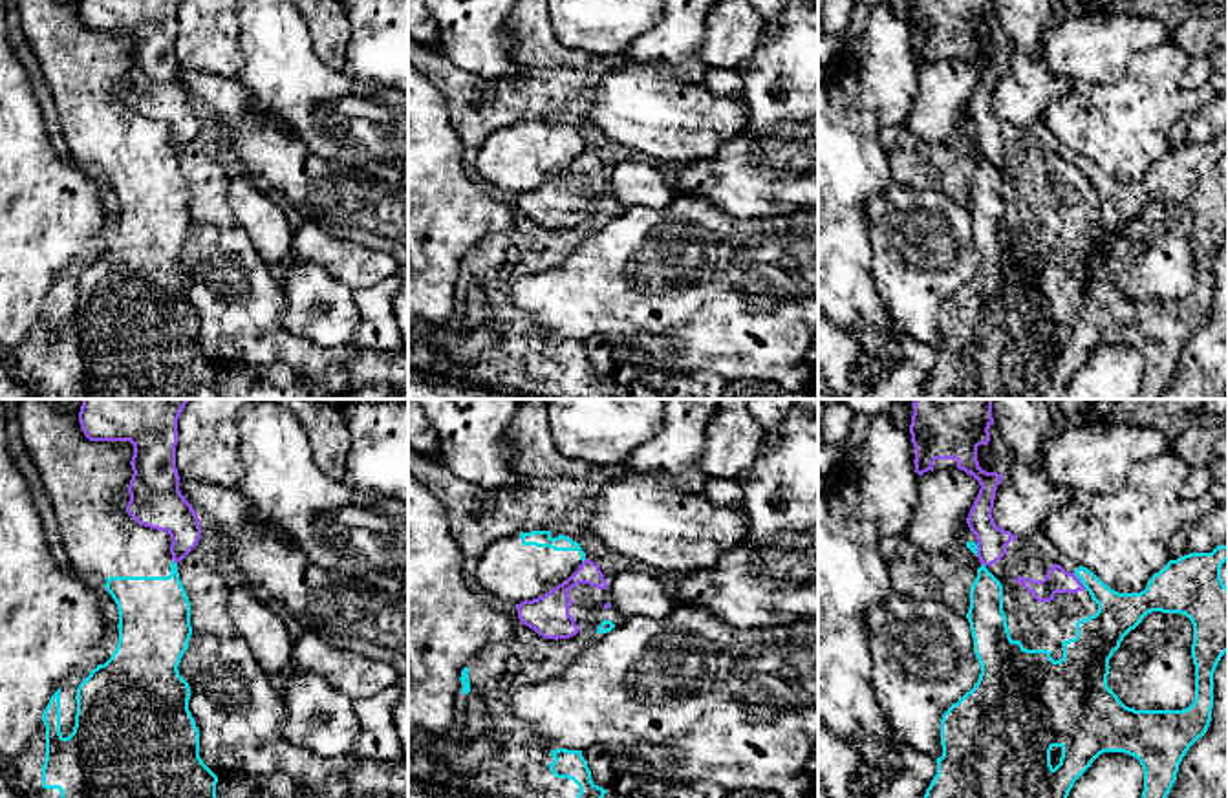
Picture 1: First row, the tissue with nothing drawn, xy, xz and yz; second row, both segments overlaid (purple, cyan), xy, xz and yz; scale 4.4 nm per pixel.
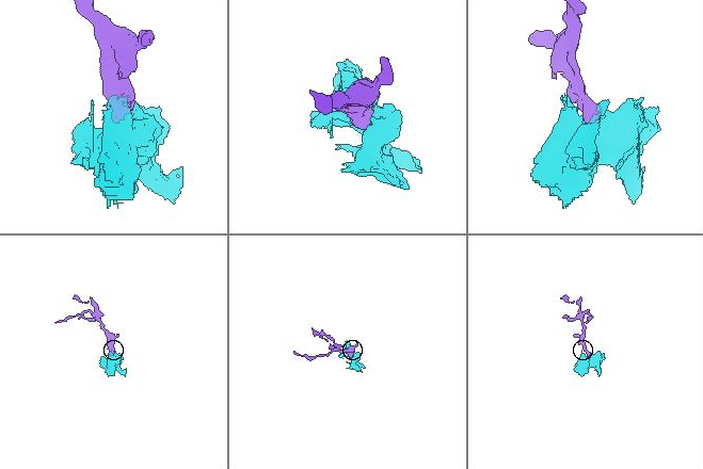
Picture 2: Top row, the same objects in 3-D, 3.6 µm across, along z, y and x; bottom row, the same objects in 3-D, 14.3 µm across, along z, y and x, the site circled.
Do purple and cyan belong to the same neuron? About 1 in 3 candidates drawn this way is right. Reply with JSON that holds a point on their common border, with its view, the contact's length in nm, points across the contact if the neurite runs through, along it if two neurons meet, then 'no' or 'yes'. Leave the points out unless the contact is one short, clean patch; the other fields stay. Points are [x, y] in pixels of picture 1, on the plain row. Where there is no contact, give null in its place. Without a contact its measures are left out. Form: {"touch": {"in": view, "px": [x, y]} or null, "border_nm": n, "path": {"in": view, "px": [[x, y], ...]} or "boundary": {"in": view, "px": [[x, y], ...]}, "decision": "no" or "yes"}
{"touch": {"in": "yz", "px": [1078, 171]}, "border_nm": 90, "decision": "no"}

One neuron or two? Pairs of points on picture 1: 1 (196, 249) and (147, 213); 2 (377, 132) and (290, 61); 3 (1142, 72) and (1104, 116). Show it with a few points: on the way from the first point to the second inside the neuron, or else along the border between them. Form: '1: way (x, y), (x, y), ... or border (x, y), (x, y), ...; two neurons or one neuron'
1: border (193, 222), (178, 257), (189, 284); two neurons
2: way (355, 123), (312, 83); one neuron
3: way (1137, 83), (1115, 105); one neuron

